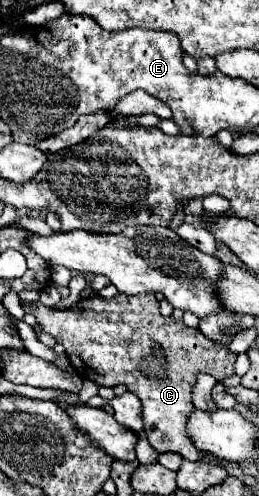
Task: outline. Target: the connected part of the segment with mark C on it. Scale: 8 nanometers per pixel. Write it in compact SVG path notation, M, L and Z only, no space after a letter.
M117 293L111 299L105 299L101 295L93 295L87 299L81 299L69 309L59 309L51 311L43 303L21 303L27 313L33 313L37 317L37 323L41 329L49 335L53 335L63 347L65 353L75 367L77 375L83 379L91 379L97 385L103 387L115 387L119 383L127 385L127 391L135 393L141 403L143 403L143 425L145 425L145 435L153 449L159 453L173 451L183 455L187 461L207 461L207 463L223 463L215 455L207 451L199 451L191 437L187 435L187 419L191 411L195 411L195 405L191 401L191 391L197 381L199 373L207 373L215 377L217 381L223 381L231 377L233 365L237 355L231 353L227 347L217 345L215 341L207 339L199 329L187 327L183 321L175 321L173 317L163 317L159 313L159 303L155 295L143 293L143 295L123 295Z

